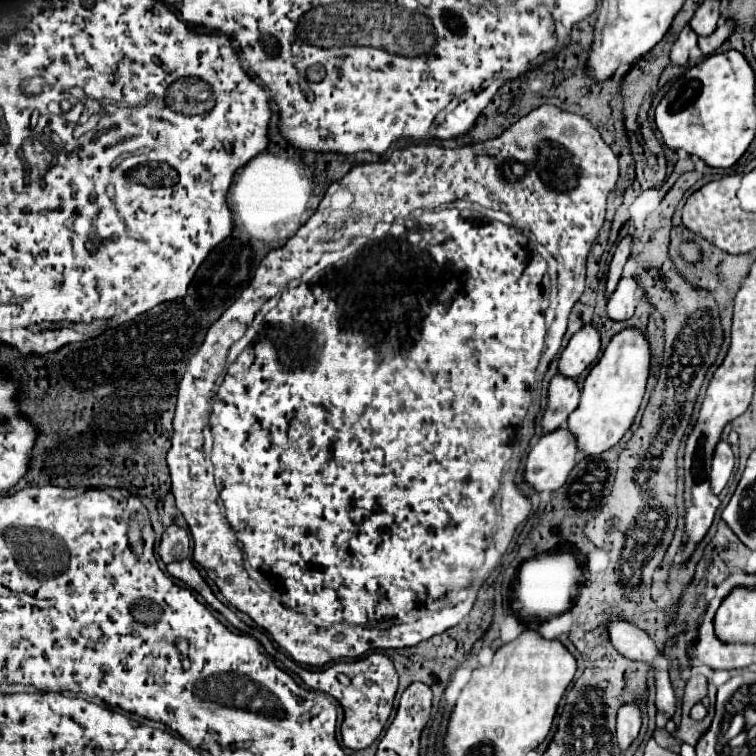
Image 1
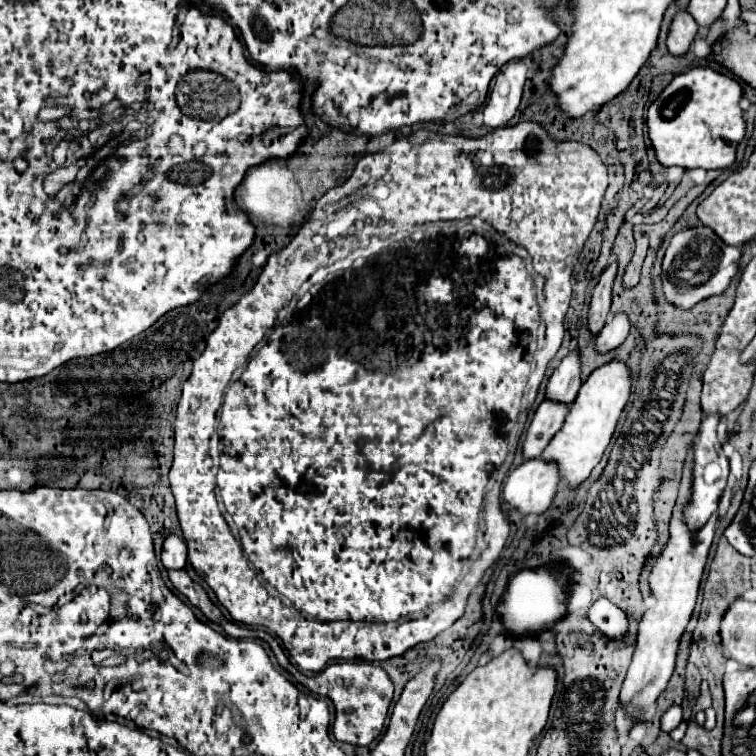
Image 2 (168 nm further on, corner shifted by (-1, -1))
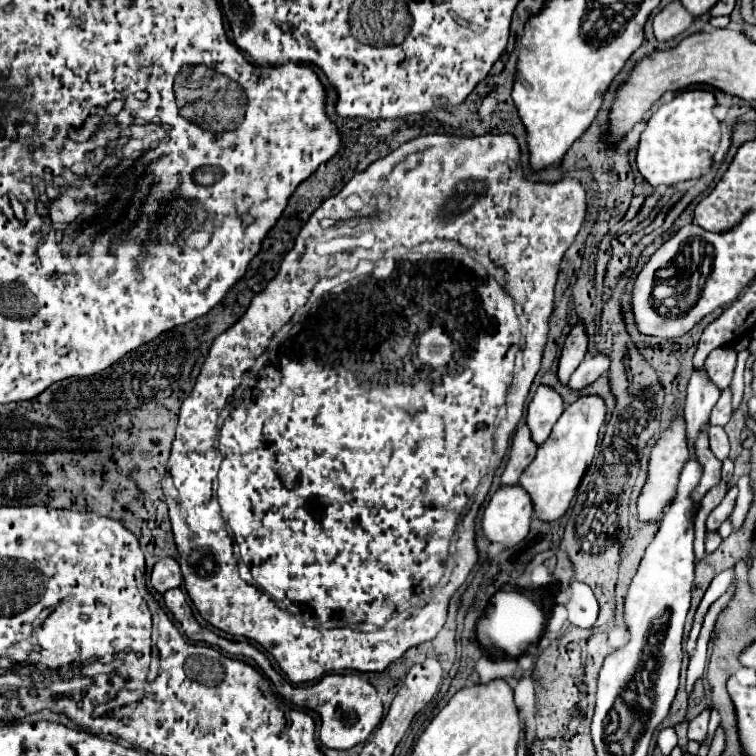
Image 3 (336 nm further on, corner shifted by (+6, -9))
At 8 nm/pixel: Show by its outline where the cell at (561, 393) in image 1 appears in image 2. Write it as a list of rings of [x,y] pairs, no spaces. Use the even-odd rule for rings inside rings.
[[[543,401],[529,425],[525,443],[523,443],[523,457],[535,459],[541,457],[547,443],[553,439],[553,435],[563,427],[565,415],[569,413],[569,405],[555,403],[555,401]]]

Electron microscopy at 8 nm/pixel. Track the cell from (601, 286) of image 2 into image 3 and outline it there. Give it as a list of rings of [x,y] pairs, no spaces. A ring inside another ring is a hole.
[[[578,321],[566,343],[564,343],[564,349],[562,349],[562,355],[560,355],[560,363],[558,363],[558,377],[562,383],[568,383],[570,375],[576,371],[576,367],[580,365],[580,361],[584,359],[588,351],[588,333],[586,333],[586,327],[584,327],[584,321]]]

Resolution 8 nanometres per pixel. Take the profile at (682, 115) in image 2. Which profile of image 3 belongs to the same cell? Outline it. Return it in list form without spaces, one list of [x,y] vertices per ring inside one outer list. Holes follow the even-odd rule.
[[[684,89],[676,93],[670,103],[664,103],[656,113],[652,113],[636,151],[638,171],[650,185],[674,185],[678,181],[698,179],[710,171],[712,157],[718,151],[722,137],[720,121],[712,113],[714,105],[714,93],[704,89]]]

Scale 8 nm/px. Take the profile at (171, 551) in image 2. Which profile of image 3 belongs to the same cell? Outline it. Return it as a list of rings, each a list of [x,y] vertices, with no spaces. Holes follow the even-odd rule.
[[[164,557],[160,559],[154,569],[152,569],[152,587],[158,593],[164,593],[172,587],[180,587],[182,585],[182,573],[180,573],[180,565],[174,557]]]

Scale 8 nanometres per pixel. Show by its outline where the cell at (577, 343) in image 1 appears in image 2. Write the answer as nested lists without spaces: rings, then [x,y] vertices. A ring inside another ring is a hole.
[[[573,351],[559,363],[559,367],[549,377],[549,383],[545,389],[545,399],[569,405],[577,397],[577,391],[581,387],[579,373],[581,373],[579,355],[577,355],[577,351]]]

